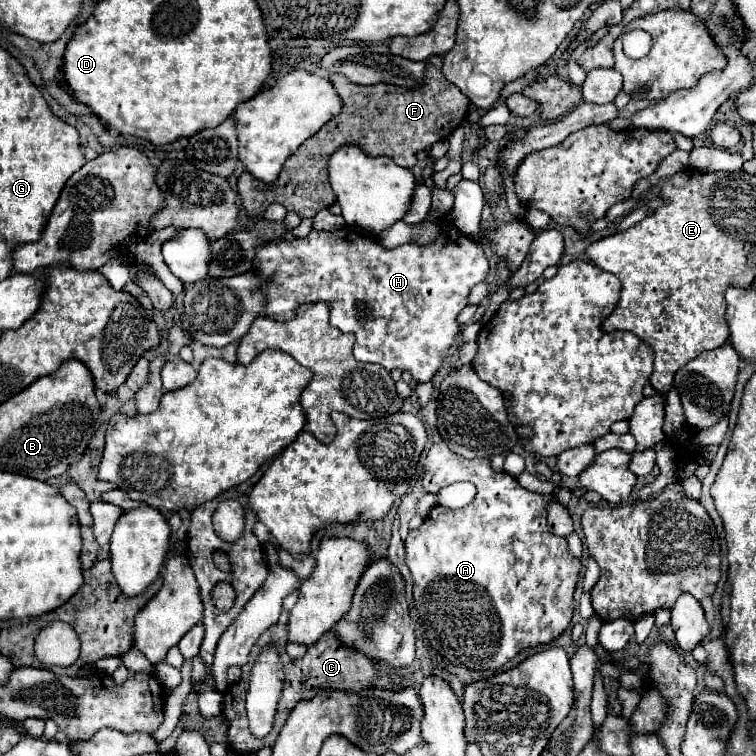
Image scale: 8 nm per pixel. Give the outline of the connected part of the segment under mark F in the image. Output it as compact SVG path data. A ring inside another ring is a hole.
M438 55L428 59L428 81L412 91L396 85L346 89L346 85L342 85L342 75L332 75L330 79L344 101L344 109L286 159L280 177L268 185L268 191L276 197L264 197L262 181L256 181L250 173L244 171L240 175L238 195L250 215L260 215L270 203L280 203L288 211L296 211L300 217L314 217L320 209L326 209L336 201L328 181L328 159L336 149L344 145L358 145L370 157L390 157L400 167L414 167L416 151L444 141L466 119L470 107L470 99L462 95L456 85L444 79L442 57Z

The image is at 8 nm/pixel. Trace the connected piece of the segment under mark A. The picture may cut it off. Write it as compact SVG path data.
M444 441L440 443L434 443L428 451L428 457L426 457L426 473L424 473L424 479L422 479L422 485L426 491L440 491L442 487L446 485L452 485L456 481L470 481L476 485L478 493L476 493L476 499L472 503L468 503L466 507L462 509L448 509L448 507L434 507L430 511L430 515L424 519L424 523L418 527L418 529L412 529L404 541L404 549L406 549L406 565L412 573L412 581L414 581L414 605L416 605L416 611L418 611L418 617L420 617L420 623L422 627L426 629L426 641L430 643L430 647L450 665L460 665L460 667L468 667L468 669L474 669L474 671L496 671L496 669L502 669L508 661L512 661L520 651L528 649L528 647L538 647L538 645L548 645L552 643L556 637L560 637L566 627L570 625L572 621L572 613L574 613L574 589L576 589L576 583L580 579L580 569L582 569L582 563L580 559L574 559L570 555L570 549L568 549L568 543L564 537L556 537L548 531L546 527L546 509L550 505L550 501L554 499L552 495L542 495L542 493L534 493L534 491L528 491L524 489L516 477L504 473L504 471L494 471L490 467L490 461L488 459L464 459L460 455L456 455L454 451L448 449L448 445Z

